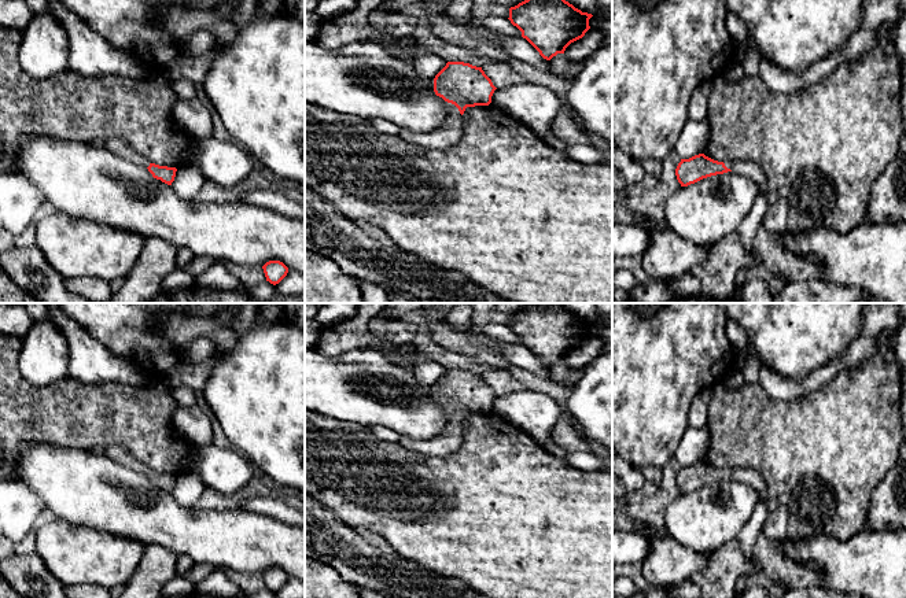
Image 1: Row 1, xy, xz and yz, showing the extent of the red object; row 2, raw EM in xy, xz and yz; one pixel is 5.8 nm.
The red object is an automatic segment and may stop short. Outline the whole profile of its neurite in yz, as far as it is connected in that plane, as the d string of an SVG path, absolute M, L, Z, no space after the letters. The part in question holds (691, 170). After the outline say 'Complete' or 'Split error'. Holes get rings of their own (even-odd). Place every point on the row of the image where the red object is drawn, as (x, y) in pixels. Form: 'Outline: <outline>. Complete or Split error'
Outline: M704 154L695 155L689 159L681 159L675 169L675 176L681 187L688 187L703 178L733 171L739 176L756 182L759 191L767 192L767 178L762 167L752 160L729 160L718 162Z. Split error

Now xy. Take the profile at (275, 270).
Outline: M269 261L262 266L262 269L266 281L273 285L279 284L288 273L288 267L280 261Z. Complete

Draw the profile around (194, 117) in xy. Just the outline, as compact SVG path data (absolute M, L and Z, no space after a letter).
M178 99L173 106L173 122L196 139L214 137L213 117L199 99Z

